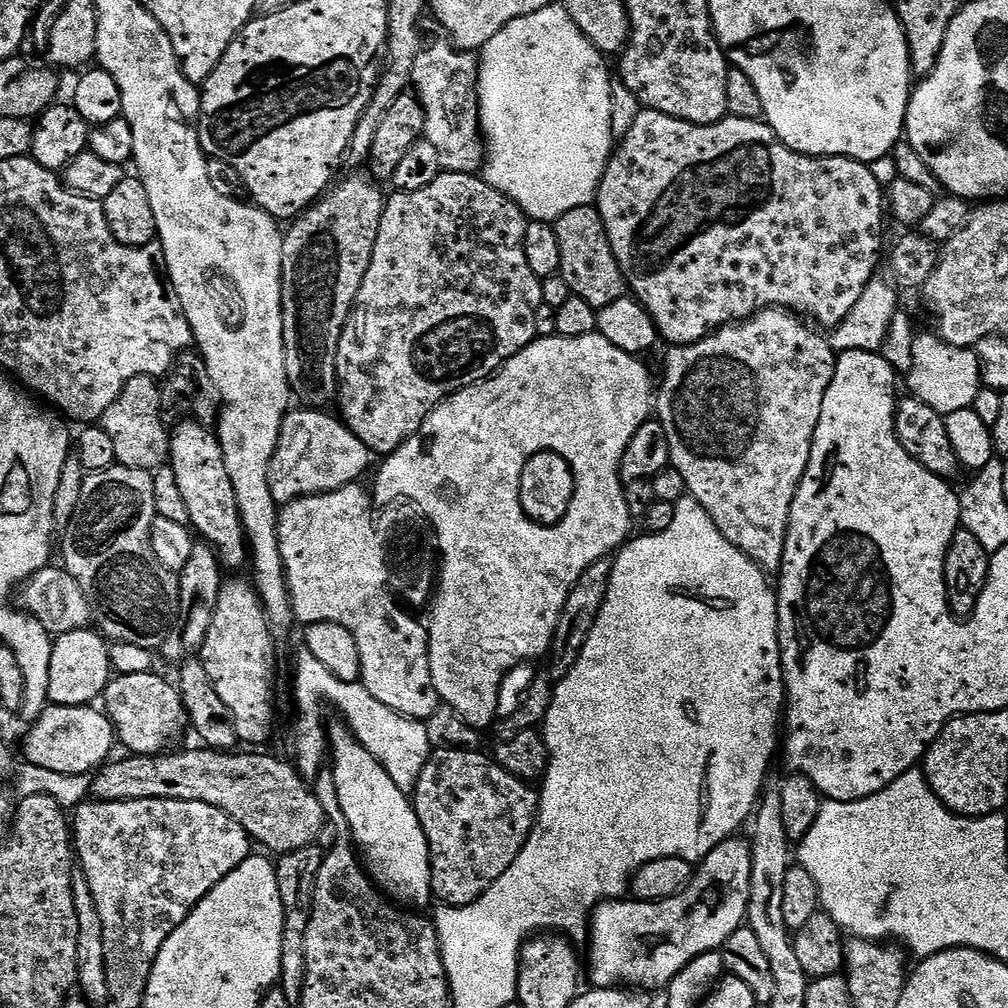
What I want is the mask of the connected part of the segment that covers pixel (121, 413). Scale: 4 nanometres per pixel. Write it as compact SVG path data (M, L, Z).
M157 377L130 378L122 394L118 394L114 406L106 410L102 427L106 434L110 434L119 467L152 472L169 463L170 428L164 422L164 413L160 411L160 384Z

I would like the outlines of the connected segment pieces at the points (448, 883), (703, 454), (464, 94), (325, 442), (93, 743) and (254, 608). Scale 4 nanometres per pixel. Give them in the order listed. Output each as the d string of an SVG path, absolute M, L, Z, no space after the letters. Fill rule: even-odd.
M449 748L437 751L422 770L421 776L417 780L416 791L414 793L416 817L420 819L420 825L426 834L426 842L430 850L430 862L432 863L432 895L437 901L439 899L441 900L441 905L458 909L471 906L479 896L486 894L486 890L490 890L490 886L494 886L494 882L498 882L498 878L502 878L502 874L506 874L506 870L510 870L514 858L518 858L518 854L528 840L528 835L532 832L534 825L536 825L536 814L538 811L537 789L533 787L531 783L522 781L514 774L507 772L506 769L501 768L495 759L488 757L487 760L482 753L483 751L480 750L474 752L459 752L458 750L450 750Z
M768 308L749 320L741 320L739 324L730 324L726 328L721 328L705 340L672 346L667 350L669 352L668 361L664 364L664 385L661 388L659 385L658 395L654 400L654 412L660 425L666 430L666 439L670 442L671 467L676 468L681 482L688 487L685 488L687 495L694 497L706 510L706 514L714 518L714 526L722 530L722 534L729 542L738 546L738 550L742 550L742 554L749 556L759 568L764 569L765 573L779 573L782 554L786 546L790 510L798 486L804 477L806 466L810 462L814 430L818 426L818 418L822 418L822 398L826 398L826 390L834 378L837 353L832 349L831 339L823 331L813 327L811 323L805 322L795 312L783 308Z
M451 39L425 43L412 71L414 95L426 110L423 139L434 146L438 162L445 172L476 174L482 168L482 133L480 131L480 62L473 53L463 51Z
M296 410L289 411L282 422L280 445L276 447L274 458L268 467L270 494L277 505L283 506L291 500L301 500L303 496L317 496L344 488L348 484L357 483L360 475L368 468L370 453L368 447L344 425L339 415L331 416L328 410Z
M83 628L55 637L50 666L46 673L46 691L53 705L36 720L31 721L28 737L24 740L24 760L27 763L62 775L95 773L113 755L114 729L103 711L76 708L79 704L99 701L110 679L109 645L99 631ZM108 756L108 757L107 757Z
M225 579L218 594L214 622L206 634L198 658L206 666L206 674L218 698L234 718L240 744L264 744L276 728L276 704L272 701L272 635L264 604L255 587L247 579Z

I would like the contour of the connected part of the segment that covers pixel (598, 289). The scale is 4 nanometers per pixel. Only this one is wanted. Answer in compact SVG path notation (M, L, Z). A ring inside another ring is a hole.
M587 204L566 210L566 214L554 221L554 227L558 234L558 246L562 249L558 275L566 282L566 286L570 286L574 296L586 298L590 306L600 309L602 306L610 306L610 302L618 302L618 298L626 295L624 275L614 258L606 226L596 207Z

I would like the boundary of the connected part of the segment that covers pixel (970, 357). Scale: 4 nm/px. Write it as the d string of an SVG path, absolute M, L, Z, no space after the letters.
M921 333L913 342L912 366L906 374L906 380L911 395L947 418L958 410L966 410L975 405L976 396L982 387L980 360L972 348L950 346L935 333Z

